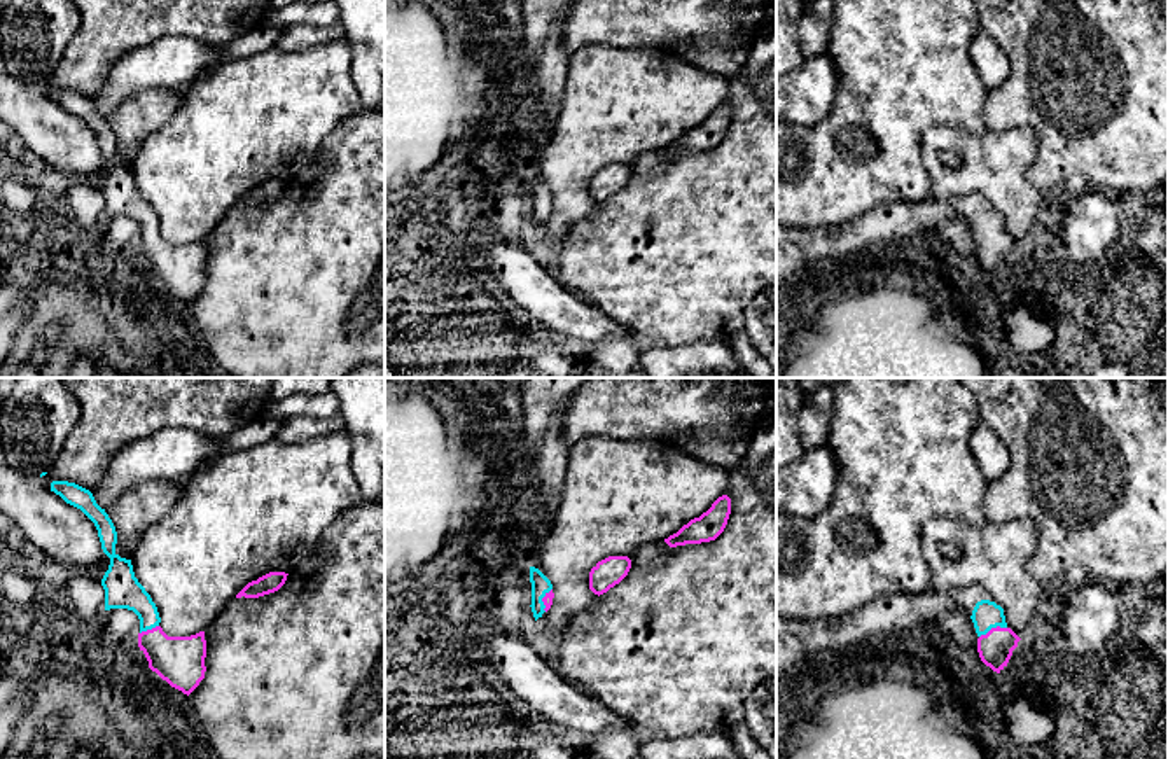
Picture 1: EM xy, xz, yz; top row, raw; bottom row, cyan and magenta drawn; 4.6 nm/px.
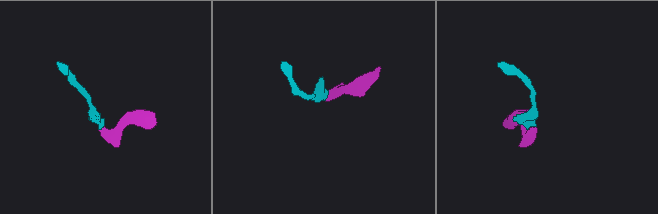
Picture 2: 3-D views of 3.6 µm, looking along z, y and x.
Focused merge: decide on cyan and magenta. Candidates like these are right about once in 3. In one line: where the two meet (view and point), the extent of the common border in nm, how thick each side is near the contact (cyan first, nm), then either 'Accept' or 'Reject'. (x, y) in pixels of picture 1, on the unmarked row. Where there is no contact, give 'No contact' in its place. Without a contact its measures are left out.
Touches cyan at yz (992, 235). Shared border 140 nm. Thickness 130 nm (cyan) against 160 nm. Accept

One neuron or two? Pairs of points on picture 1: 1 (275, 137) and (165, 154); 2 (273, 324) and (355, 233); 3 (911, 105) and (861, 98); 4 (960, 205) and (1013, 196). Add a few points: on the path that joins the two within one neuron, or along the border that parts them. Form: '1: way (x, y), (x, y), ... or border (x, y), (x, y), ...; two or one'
1: way (247, 137), (228, 137), (210, 154), (193, 154); one
2: way (296, 301), (341, 256); one
3: way (899, 98), (873, 98); one
4: border (946, 201), (978, 191), (992, 208); two

